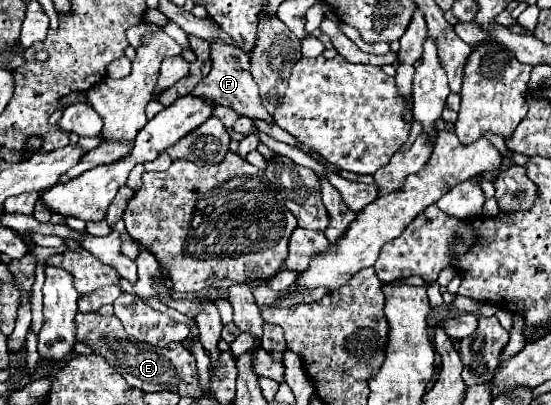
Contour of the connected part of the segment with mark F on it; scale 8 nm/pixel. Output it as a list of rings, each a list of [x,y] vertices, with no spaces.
[[[212,41],[210,43],[210,53],[212,53],[212,69],[210,73],[194,87],[192,95],[198,97],[206,97],[210,103],[214,105],[230,105],[234,107],[238,113],[250,117],[250,119],[266,119],[268,123],[272,123],[272,115],[264,109],[264,105],[260,103],[260,95],[258,95],[258,87],[250,75],[250,55],[246,51],[242,51],[240,47],[228,45],[224,41]]]

